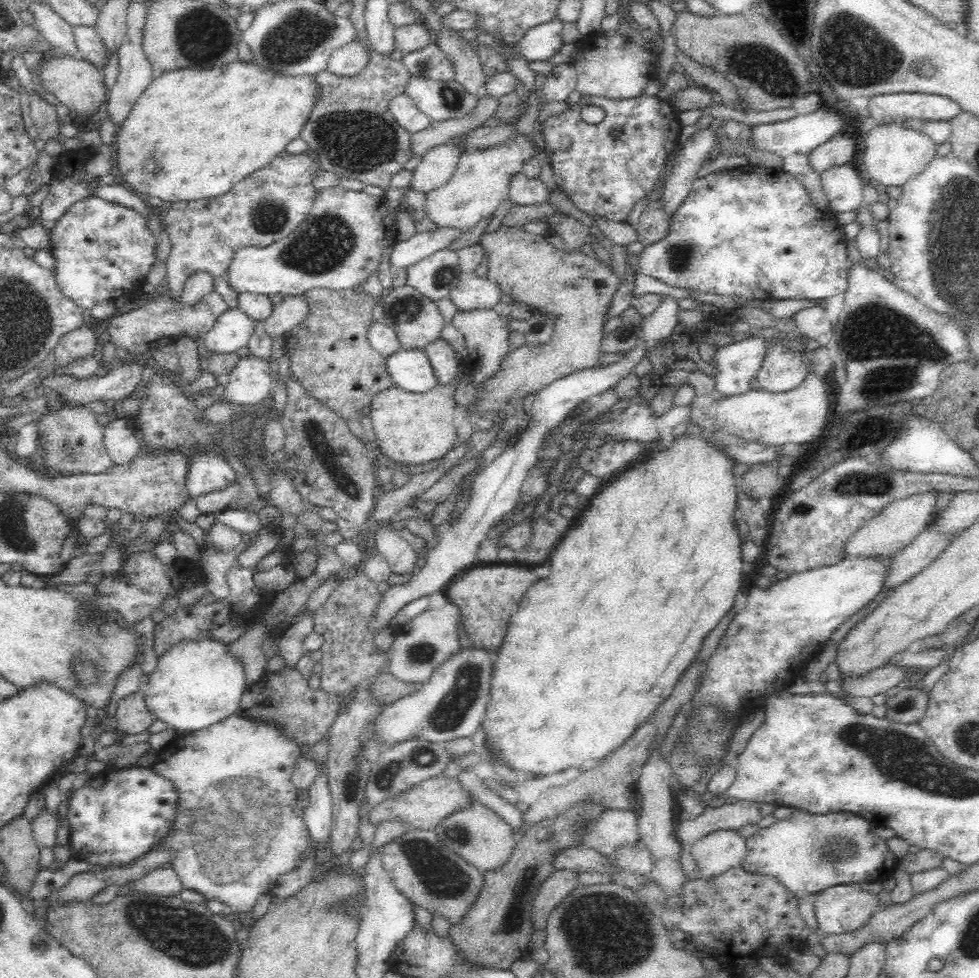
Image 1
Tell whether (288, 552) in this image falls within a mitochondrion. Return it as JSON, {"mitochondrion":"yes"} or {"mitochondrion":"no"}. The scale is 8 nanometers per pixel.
{"mitochondrion":"no"}

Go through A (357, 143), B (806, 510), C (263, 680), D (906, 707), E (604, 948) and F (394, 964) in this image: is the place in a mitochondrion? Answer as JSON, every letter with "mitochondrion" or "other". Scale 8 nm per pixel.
{"A":"mitochondrion","B":"mitochondrion","C":"other","D":"mitochondrion","E":"mitochondrion","F":"other"}

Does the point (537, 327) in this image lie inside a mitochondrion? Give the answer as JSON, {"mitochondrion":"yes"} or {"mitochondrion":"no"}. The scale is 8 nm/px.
{"mitochondrion":"no"}

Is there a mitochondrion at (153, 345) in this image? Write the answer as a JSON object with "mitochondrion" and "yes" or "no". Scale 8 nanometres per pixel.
{"mitochondrion":"no"}

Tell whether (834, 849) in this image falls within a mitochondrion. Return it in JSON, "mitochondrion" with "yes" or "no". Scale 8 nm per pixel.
{"mitochondrion":"yes"}

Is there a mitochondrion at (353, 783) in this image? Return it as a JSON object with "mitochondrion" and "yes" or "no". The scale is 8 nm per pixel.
{"mitochondrion":"yes"}

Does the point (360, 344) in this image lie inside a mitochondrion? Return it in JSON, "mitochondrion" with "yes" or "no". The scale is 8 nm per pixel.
{"mitochondrion":"no"}

